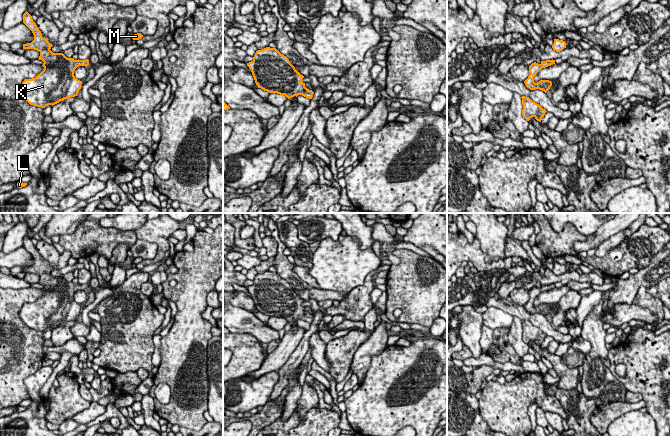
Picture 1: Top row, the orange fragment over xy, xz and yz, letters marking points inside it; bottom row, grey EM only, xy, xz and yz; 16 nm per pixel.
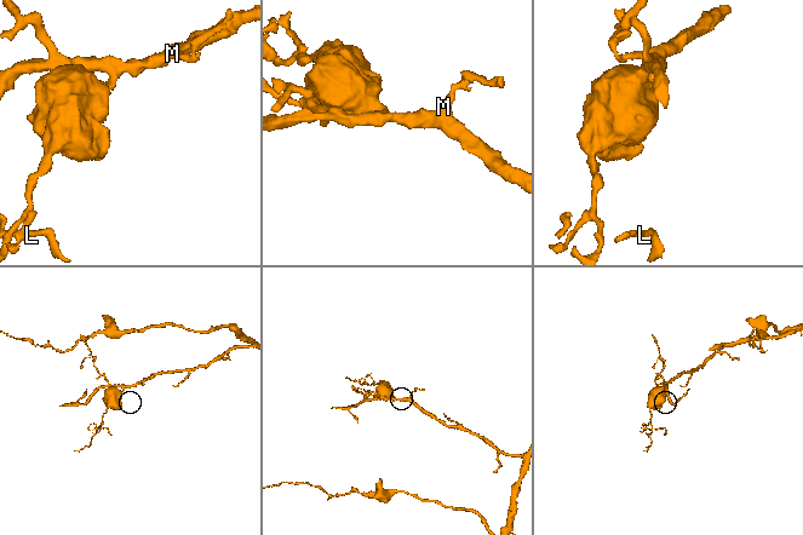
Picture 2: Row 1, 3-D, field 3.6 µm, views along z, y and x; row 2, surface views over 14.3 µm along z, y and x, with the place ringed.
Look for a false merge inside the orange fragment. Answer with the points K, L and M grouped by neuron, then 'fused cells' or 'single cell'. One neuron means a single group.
K L M; single cell

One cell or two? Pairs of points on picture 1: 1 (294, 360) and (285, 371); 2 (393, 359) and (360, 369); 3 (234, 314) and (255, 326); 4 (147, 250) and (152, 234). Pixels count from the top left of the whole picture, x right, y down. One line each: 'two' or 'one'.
1: one
2: two
3: one
4: two

